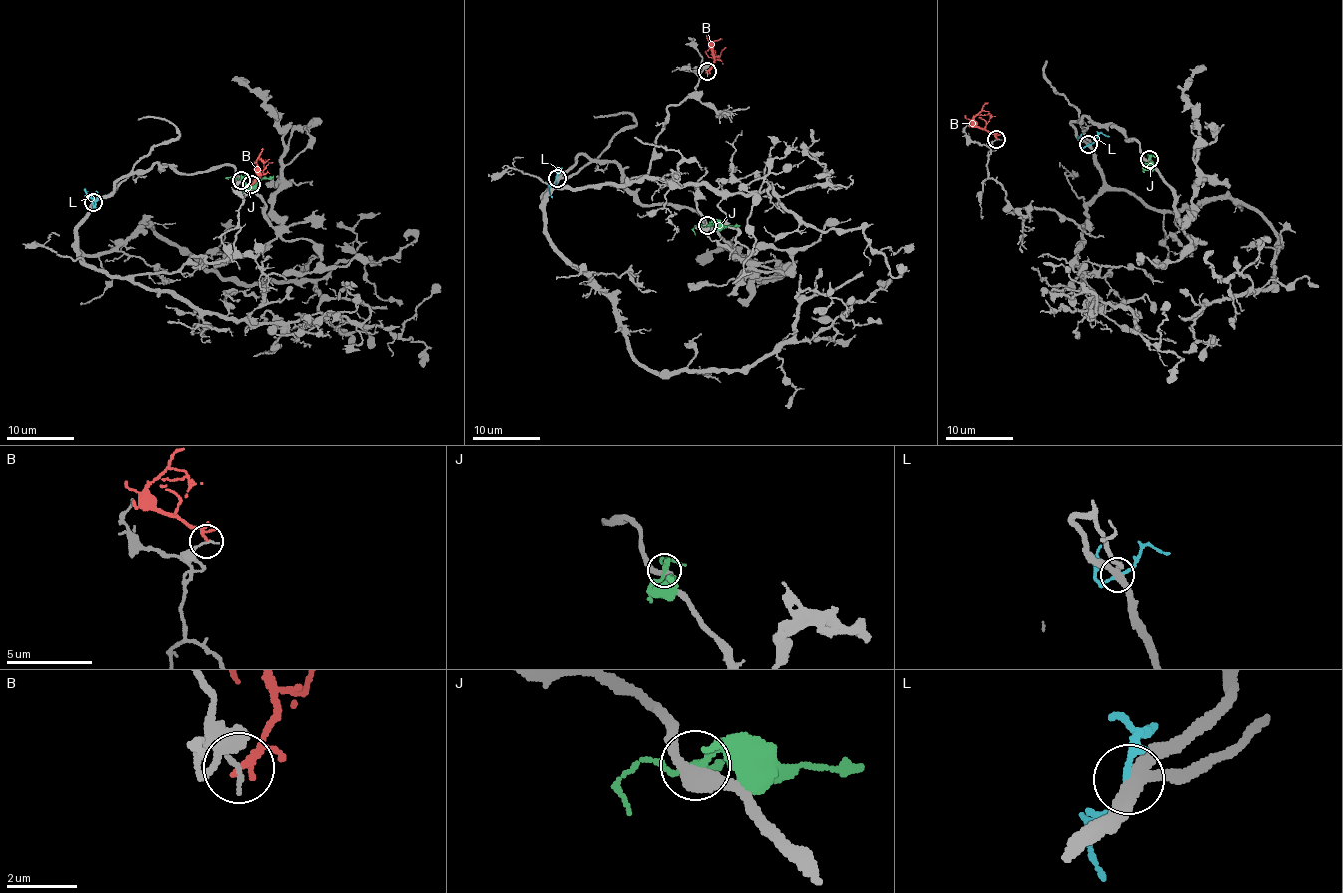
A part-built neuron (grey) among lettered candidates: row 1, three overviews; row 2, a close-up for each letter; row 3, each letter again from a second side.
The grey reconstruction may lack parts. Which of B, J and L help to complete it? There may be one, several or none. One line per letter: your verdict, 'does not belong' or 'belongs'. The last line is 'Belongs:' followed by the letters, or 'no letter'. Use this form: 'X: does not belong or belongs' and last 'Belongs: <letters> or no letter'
B: does not belong
J: does not belong
L: does not belong
Belongs: no letter

